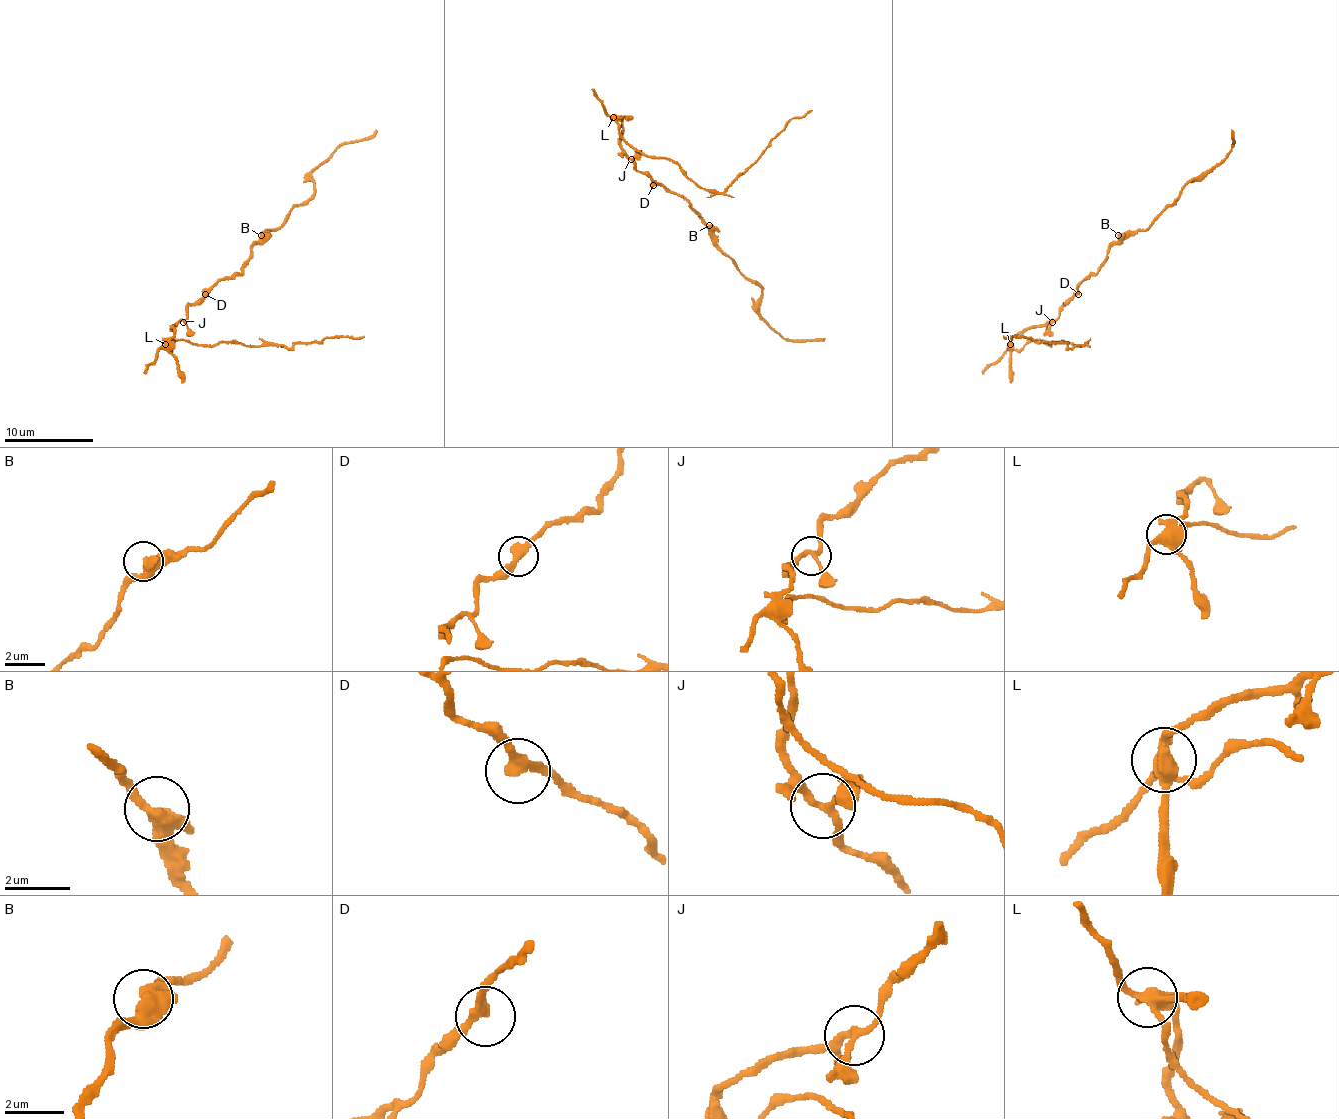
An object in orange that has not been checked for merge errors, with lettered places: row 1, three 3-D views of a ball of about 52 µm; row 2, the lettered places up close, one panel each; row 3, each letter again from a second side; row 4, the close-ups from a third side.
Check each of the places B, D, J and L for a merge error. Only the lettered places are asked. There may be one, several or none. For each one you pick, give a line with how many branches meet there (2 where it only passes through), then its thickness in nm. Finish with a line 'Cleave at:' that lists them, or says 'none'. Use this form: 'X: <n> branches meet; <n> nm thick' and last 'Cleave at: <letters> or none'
L: 4 branches meet; 440 nm thick
Cleave at: L

